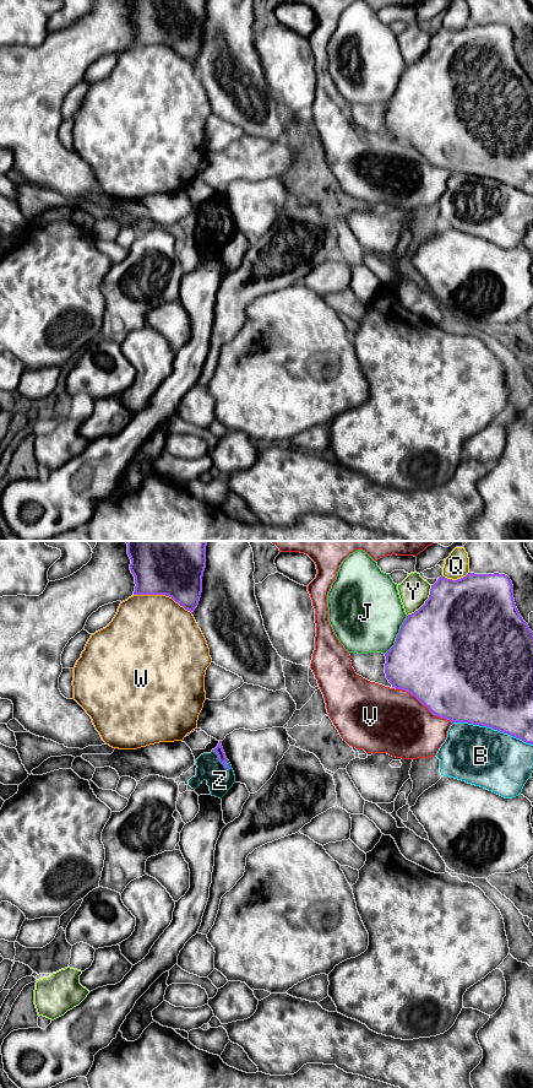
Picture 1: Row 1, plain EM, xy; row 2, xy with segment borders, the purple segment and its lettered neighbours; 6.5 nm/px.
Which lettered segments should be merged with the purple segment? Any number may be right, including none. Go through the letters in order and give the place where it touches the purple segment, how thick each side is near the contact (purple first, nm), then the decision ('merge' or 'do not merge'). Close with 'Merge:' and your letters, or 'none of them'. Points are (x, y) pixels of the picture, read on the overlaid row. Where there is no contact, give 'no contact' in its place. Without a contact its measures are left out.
B: meets purple in xy at (493, 727); 500 nm thick on the purple side, 380 nm on the other; do not merge
J: meets purple in xy at (397, 635); 500 nm thick on the purple side, 480 nm on the other; do not merge
Q: meets purple in xy at (455, 580); 500 nm thick on the purple side, 160 nm on the other; do not merge
V: meets purple in xy at (424, 704); 500 nm thick on the purple side, 420 nm on the other; do not merge
W: meets purple in xy at (163, 594); 500 nm thick on the purple side, 480 nm on the other; do not merge
Y: meets purple in xy at (425, 602); 500 nm thick on the purple side, 200 nm on the other; do not merge
Z: meets purple in xy at (218, 759); 60 nm thick on the purple side, 160 nm on the other; merge
Merge: Z

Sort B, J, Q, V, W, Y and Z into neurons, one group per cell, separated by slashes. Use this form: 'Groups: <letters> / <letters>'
Groups: B / J / Q / V / W / Y / Z

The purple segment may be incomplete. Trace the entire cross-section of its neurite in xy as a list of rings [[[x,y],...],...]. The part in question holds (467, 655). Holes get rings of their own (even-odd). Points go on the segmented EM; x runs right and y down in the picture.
[[[474,574],[452,580],[440,577],[431,585],[429,599],[414,613],[408,615],[401,626],[395,645],[385,654],[385,673],[388,682],[396,689],[407,691],[425,705],[434,715],[453,722],[468,722],[491,727],[500,732],[511,735],[526,743],[533,745],[533,632],[521,617],[513,599],[513,585],[505,574]]]

